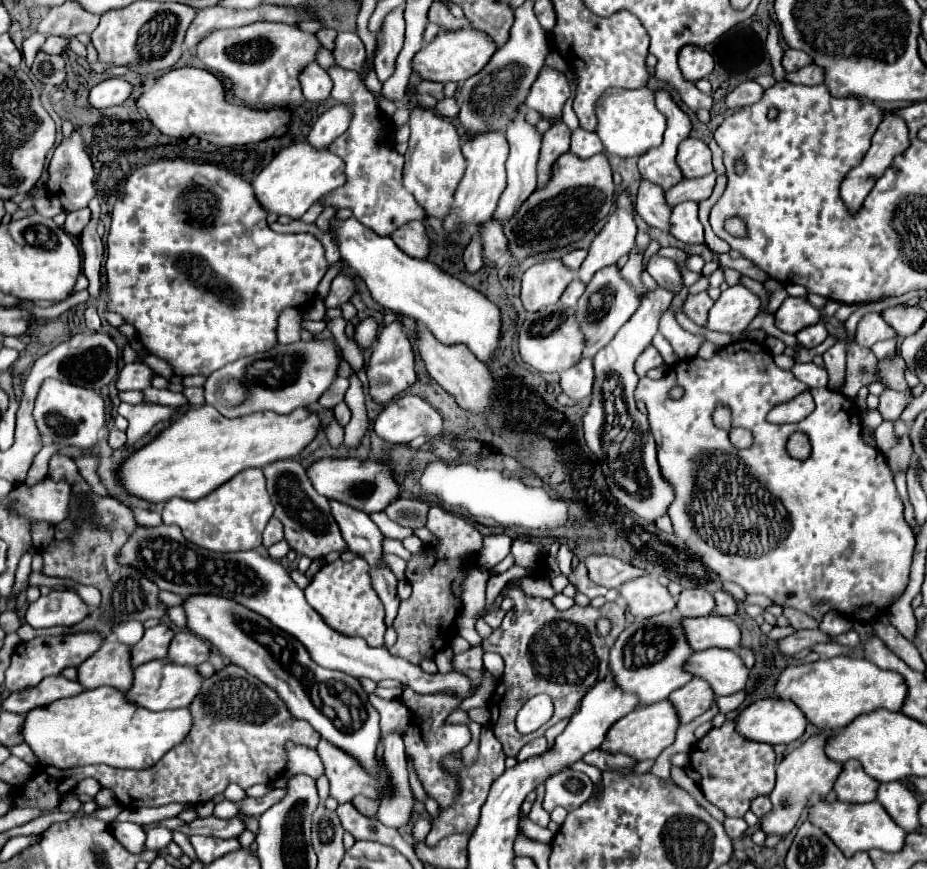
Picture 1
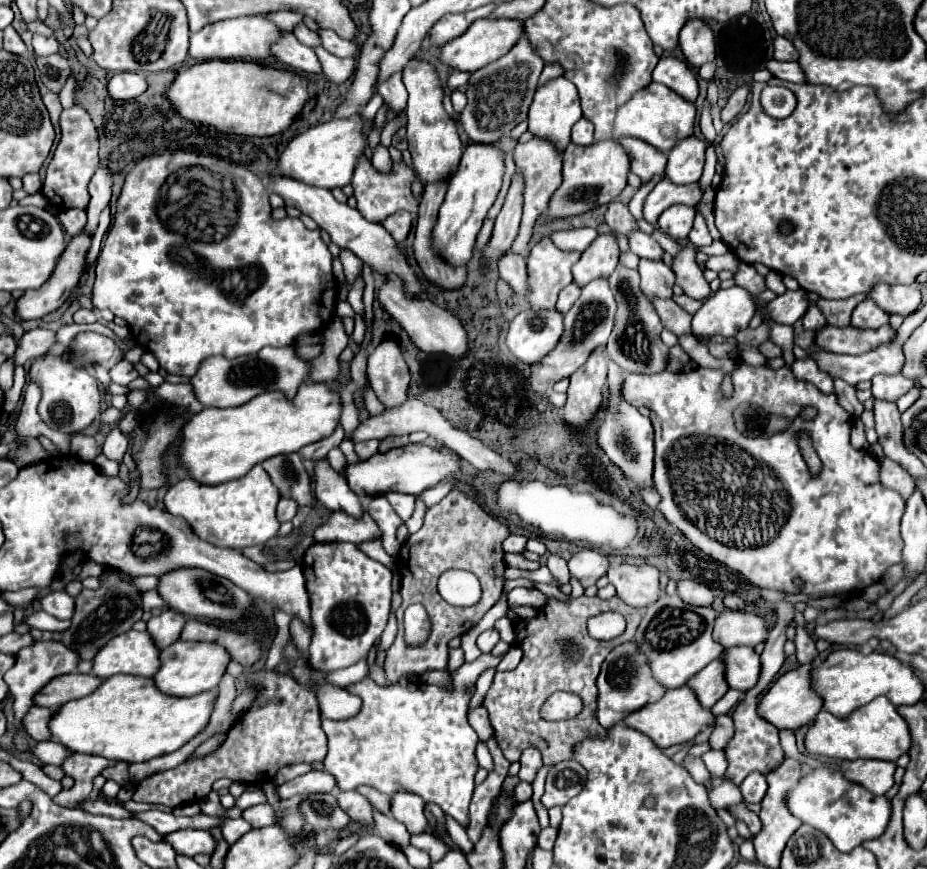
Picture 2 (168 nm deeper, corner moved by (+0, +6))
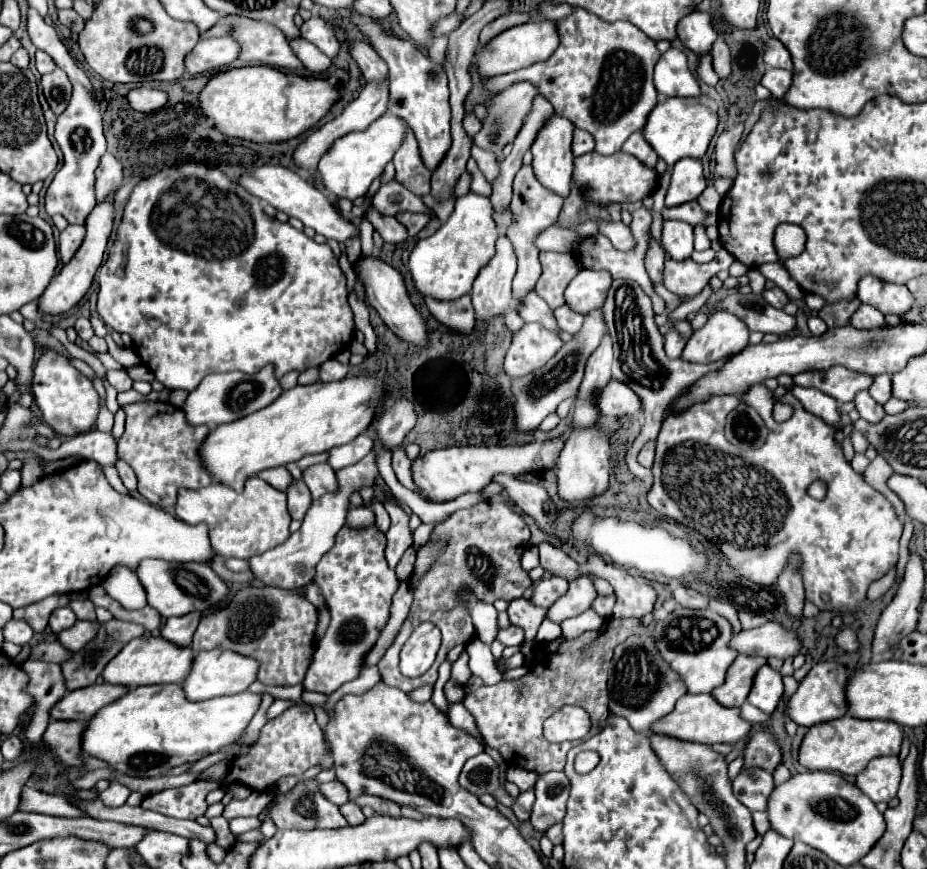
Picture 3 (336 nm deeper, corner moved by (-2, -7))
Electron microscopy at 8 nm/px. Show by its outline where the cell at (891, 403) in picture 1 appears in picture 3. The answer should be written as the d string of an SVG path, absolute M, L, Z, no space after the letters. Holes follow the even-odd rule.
M878 375L874 377L874 383L870 387L870 395L878 401L878 403L886 403L892 397L892 383L890 383L890 375Z

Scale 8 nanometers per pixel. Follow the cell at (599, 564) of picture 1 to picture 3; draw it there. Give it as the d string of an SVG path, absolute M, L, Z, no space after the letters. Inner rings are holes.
M578 577L574 581L570 581L568 593L550 607L548 619L562 623L568 617L576 617L576 615L584 613L586 609L590 609L594 599L596 599L594 581L590 577Z

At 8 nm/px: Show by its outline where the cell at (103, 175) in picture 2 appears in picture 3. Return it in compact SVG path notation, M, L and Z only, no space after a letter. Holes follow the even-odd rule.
M106 153L96 169L96 201L102 203L122 185L122 165L112 153Z

